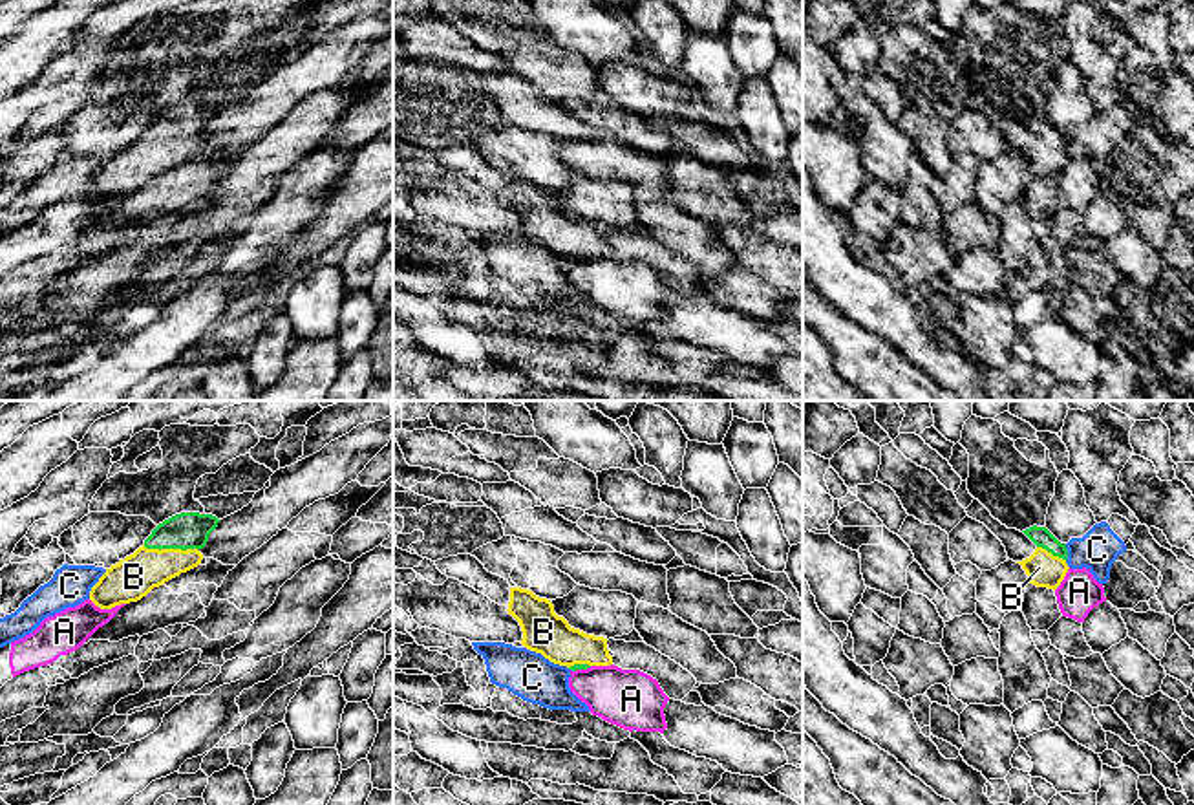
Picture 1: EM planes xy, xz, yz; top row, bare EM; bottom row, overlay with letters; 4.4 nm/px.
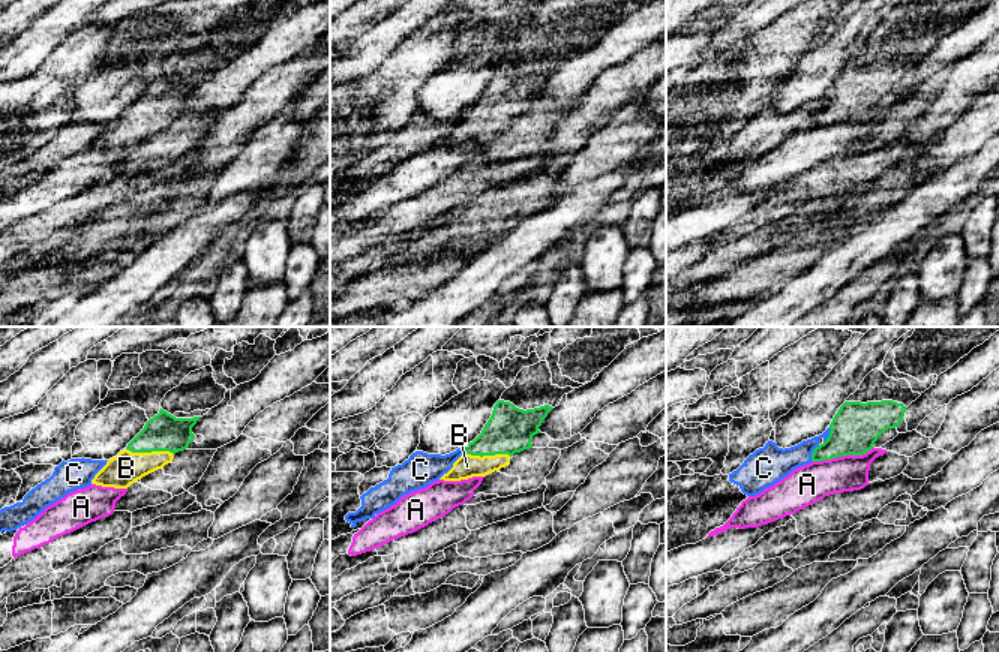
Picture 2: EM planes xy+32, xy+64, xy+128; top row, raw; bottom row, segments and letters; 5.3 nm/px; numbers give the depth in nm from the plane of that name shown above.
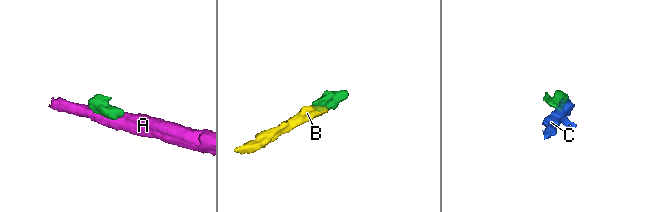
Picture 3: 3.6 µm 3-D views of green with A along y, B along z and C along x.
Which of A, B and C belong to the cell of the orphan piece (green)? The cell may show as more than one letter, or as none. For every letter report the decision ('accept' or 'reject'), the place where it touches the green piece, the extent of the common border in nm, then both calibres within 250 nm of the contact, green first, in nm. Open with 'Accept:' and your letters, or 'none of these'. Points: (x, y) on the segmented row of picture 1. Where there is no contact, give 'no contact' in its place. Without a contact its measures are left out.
Accept: B
A: reject | xz (580, 668) | 100 nm | 30/260 nm
B: accept | xy (170, 547) | 240 nm | 160/190 nm
C: reject | yz (1066, 553) | 80 nm | 90/180 nm

